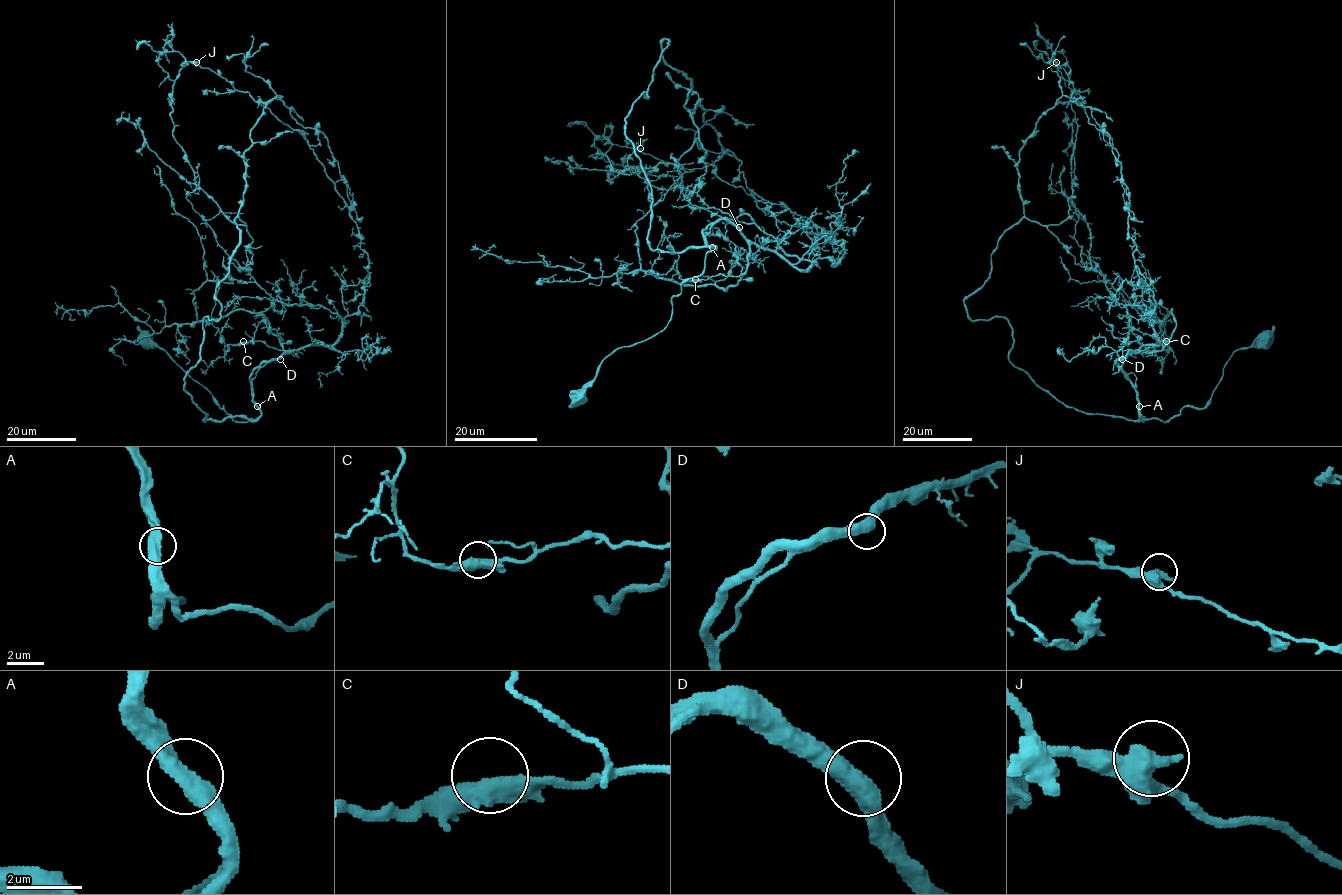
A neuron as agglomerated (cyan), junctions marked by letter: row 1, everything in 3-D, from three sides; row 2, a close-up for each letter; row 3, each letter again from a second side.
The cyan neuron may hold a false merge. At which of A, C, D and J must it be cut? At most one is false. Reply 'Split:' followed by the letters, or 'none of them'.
Split: none of them

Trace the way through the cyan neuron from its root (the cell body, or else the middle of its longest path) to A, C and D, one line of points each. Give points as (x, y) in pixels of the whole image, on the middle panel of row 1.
A: (579, 398), (604, 358), (668, 324), (672, 298), (686, 280), (703, 272), (706, 255), (716, 248), (712, 247)
C: (579, 398), (604, 358), (668, 324), (672, 298), (716, 248), (710, 229), (731, 223), (747, 269), (695, 279)
D: (579, 398), (604, 358), (668, 324), (672, 298), (716, 248), (706, 243), (710, 229), (720, 219), (739, 227)

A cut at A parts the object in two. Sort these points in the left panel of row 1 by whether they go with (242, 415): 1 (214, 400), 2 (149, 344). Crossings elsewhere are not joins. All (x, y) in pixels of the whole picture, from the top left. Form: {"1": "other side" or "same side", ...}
{"1": "other side", "2": "other side"}

